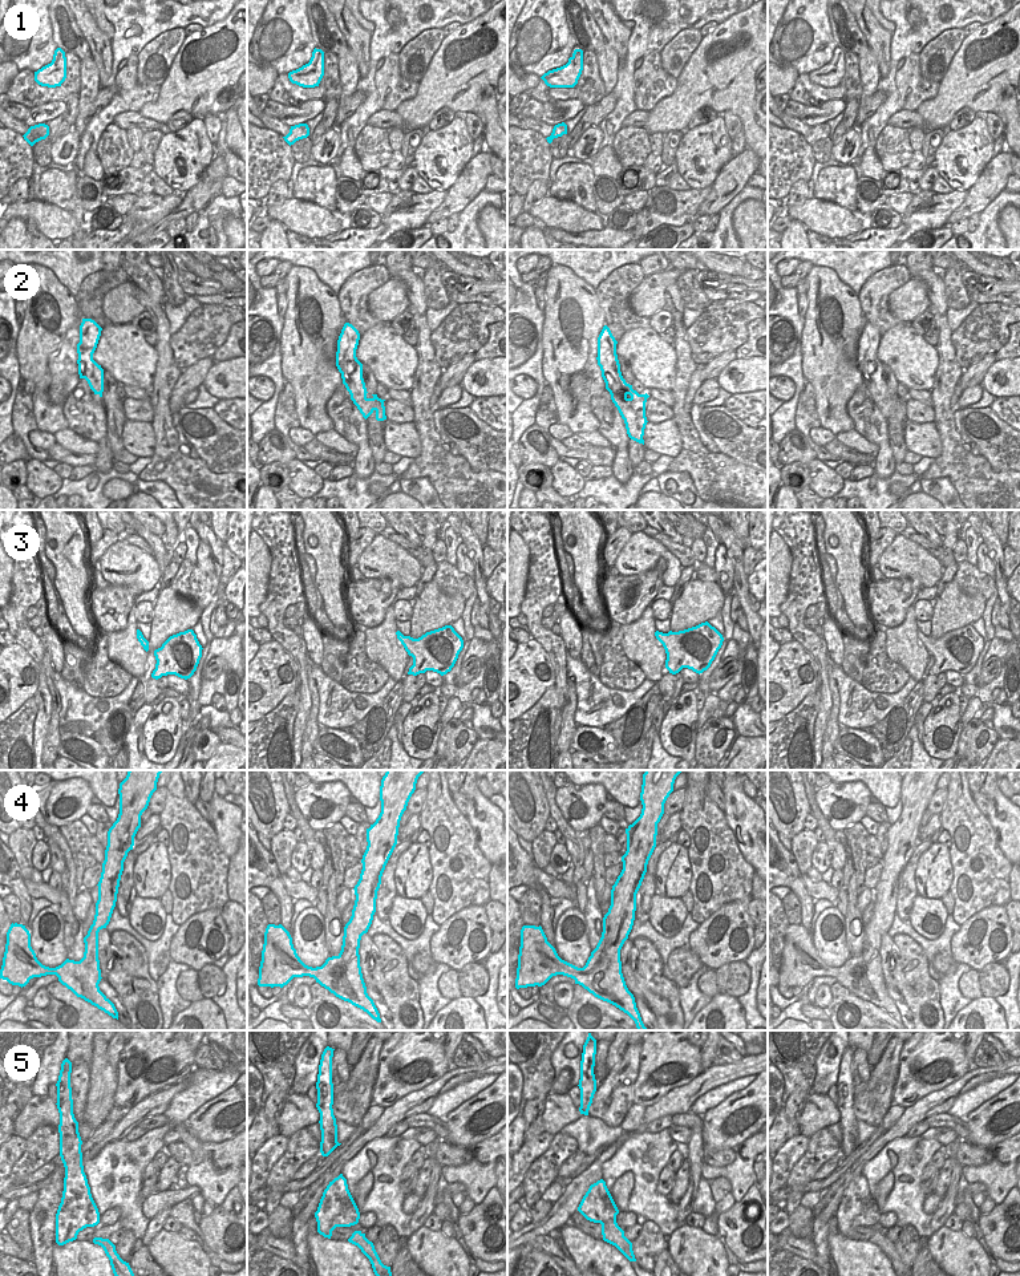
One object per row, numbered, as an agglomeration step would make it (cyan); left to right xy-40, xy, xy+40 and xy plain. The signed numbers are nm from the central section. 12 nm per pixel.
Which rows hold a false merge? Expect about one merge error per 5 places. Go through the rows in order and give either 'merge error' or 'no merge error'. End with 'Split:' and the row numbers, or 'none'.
1: no merge error
2: no merge error
3: no merge error
4: no merge error
5: merge error
Split: 5

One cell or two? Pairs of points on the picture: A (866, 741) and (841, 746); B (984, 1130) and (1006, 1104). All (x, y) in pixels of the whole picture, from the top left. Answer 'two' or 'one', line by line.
A: one
B: one

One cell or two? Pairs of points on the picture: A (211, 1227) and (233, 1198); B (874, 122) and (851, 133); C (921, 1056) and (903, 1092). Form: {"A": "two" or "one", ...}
{"A": "one", "B": "two", "C": "one"}

